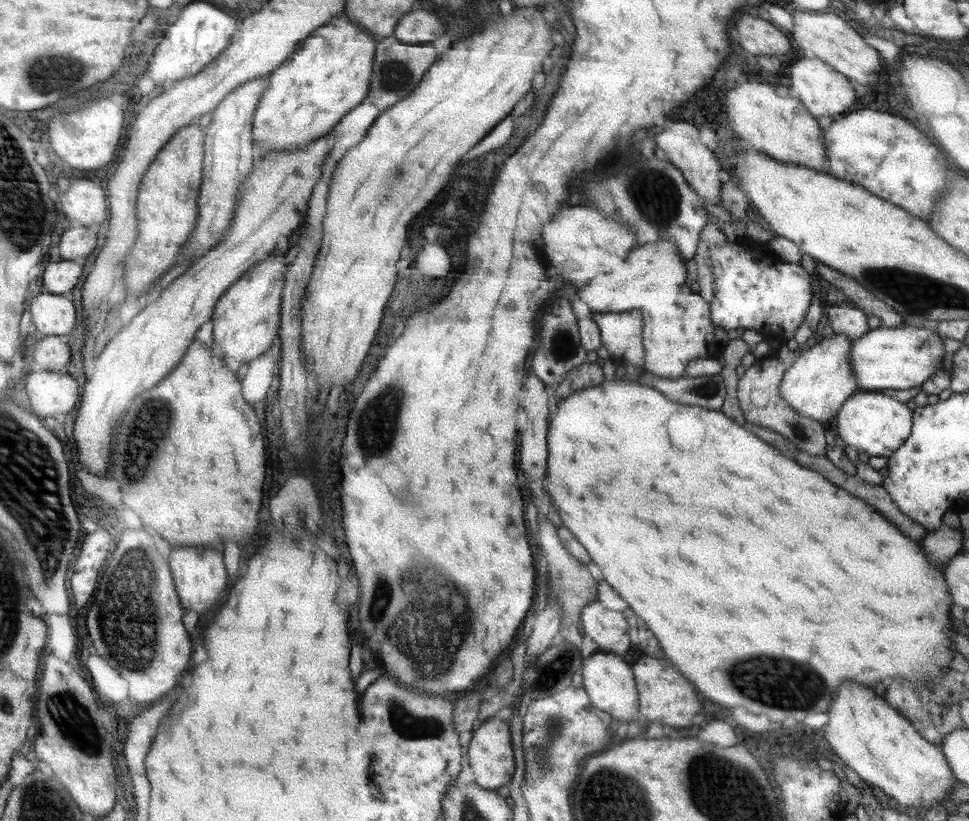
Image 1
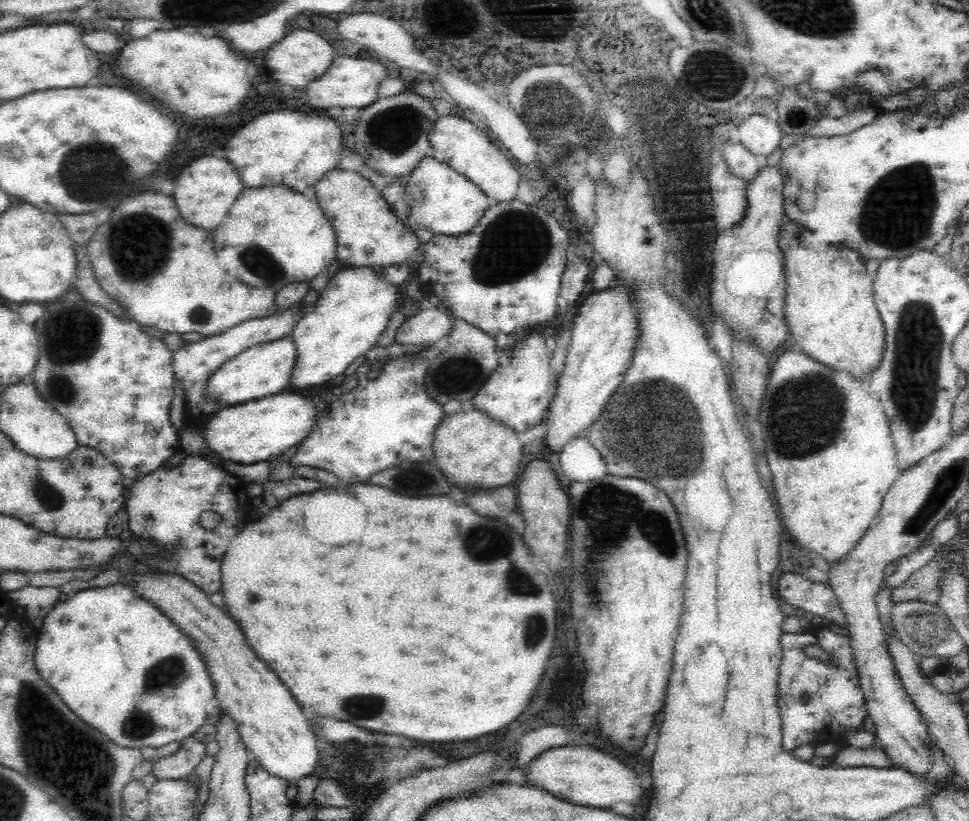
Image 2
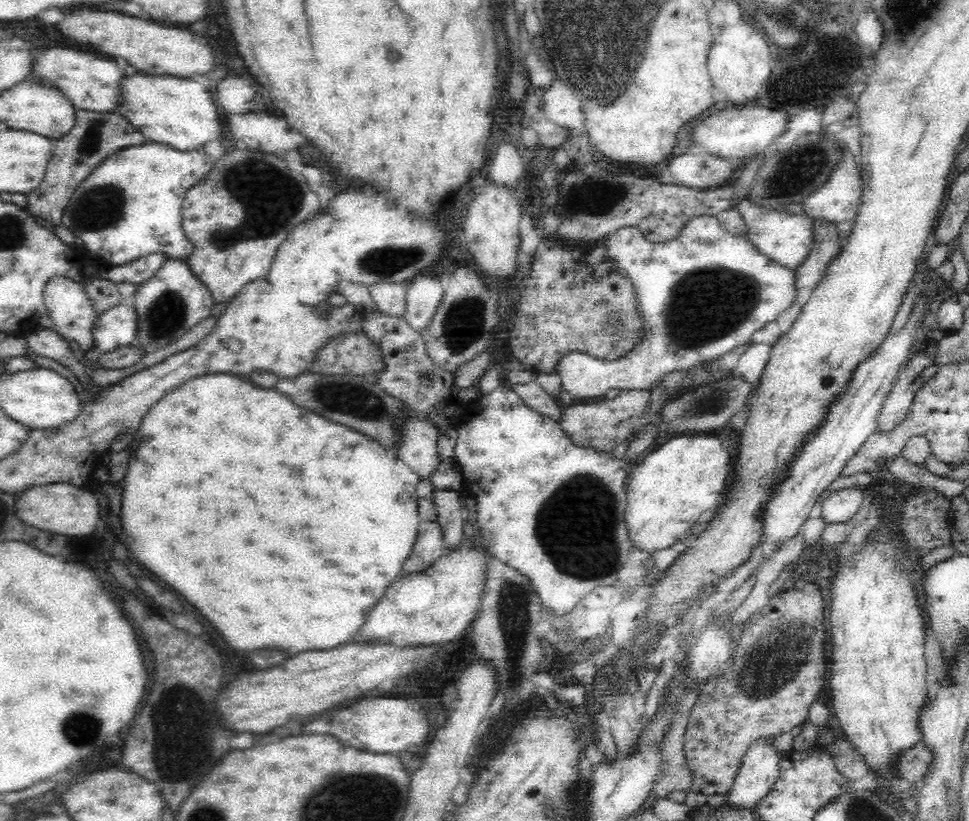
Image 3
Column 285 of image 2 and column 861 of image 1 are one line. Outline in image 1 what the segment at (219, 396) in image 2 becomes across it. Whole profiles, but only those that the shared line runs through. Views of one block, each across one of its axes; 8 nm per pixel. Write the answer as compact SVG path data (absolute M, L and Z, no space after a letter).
M901 326L901 328L877 328L869 330L863 334L859 340L851 342L849 346L849 366L853 368L855 382L859 390L909 390L915 386L921 386L931 374L935 374L939 368L947 366L943 360L943 346L939 334L931 334L925 328L915 328L915 326Z

